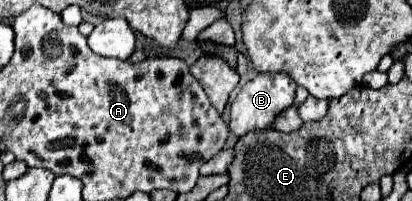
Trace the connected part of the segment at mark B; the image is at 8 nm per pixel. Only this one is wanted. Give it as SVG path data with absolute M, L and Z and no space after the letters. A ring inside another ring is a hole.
M259 73L255 79L243 85L237 99L231 107L231 131L239 137L257 131L257 129L269 129L277 115L293 105L295 99L295 87L293 79L287 73Z

